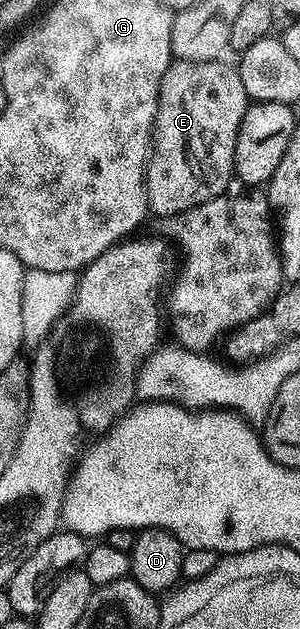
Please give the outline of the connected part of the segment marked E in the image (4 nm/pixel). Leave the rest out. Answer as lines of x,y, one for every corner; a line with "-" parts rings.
181,60
171,61
170,67
164,72
158,88
158,103
154,112
152,125
152,145
148,150
148,157
144,163
144,183
146,187
146,205
151,215
159,214
160,217
169,219
176,214
182,214
188,208
196,208
196,204
204,204
208,200
225,195
226,185
230,178
235,177
234,173
234,148
240,120
244,118
244,112
248,105
248,99
244,92
244,84
240,80
237,69
233,65
225,66
225,61
216,62
184,62

